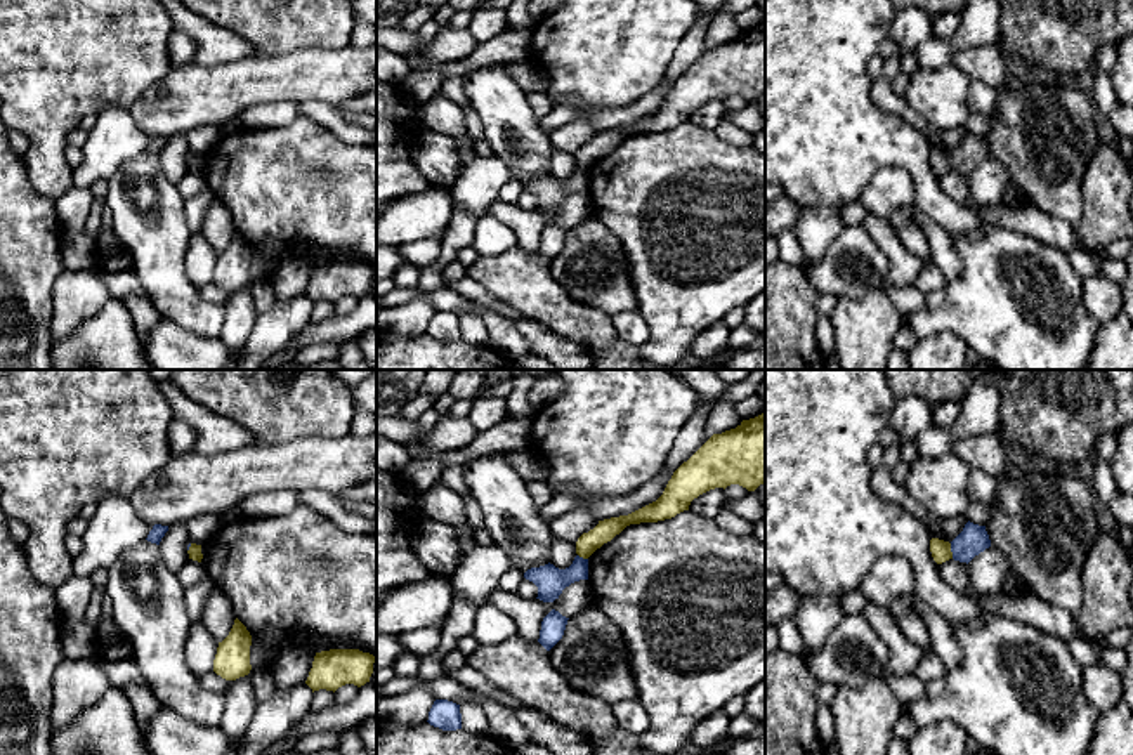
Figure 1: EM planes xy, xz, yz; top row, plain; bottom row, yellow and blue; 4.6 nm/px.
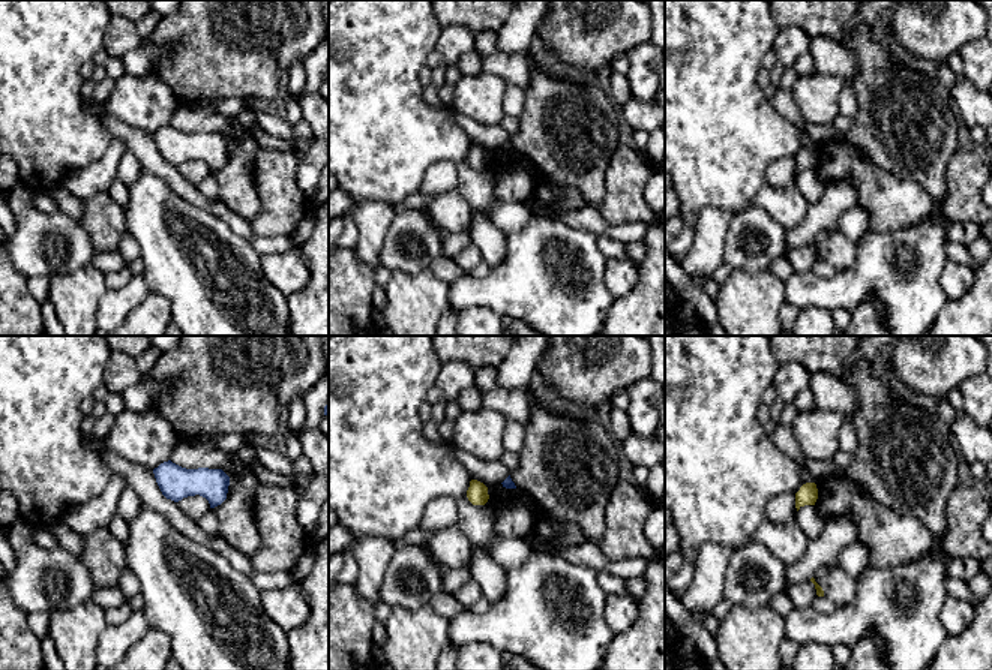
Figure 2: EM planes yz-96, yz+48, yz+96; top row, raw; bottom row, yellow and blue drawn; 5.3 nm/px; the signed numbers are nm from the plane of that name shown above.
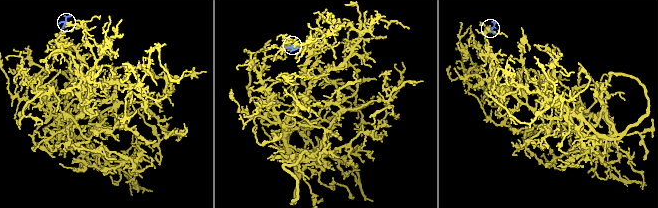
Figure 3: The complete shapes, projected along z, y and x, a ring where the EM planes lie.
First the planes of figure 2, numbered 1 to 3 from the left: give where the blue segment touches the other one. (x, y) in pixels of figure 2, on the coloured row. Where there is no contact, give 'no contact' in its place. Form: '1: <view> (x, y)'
1: no contact
2: no contact
3: no contact

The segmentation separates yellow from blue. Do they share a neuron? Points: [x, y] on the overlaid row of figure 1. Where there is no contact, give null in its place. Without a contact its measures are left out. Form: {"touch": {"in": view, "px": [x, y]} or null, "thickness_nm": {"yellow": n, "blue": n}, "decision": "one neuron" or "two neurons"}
{"touch": {"in": "yz", "px": [949, 551]}, "thickness_nm": {"yellow": 100, "blue": 140}, "decision": "one neuron"}

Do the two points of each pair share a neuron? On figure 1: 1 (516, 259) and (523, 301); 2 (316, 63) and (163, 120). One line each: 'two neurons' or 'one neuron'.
1: one neuron
2: one neuron

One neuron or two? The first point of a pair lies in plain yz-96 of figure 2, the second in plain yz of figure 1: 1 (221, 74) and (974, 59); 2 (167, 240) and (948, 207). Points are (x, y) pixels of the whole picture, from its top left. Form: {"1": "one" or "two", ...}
{"1": "two", "2": "two"}

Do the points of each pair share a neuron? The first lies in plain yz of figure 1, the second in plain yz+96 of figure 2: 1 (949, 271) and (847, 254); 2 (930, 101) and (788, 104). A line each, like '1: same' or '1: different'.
1: same
2: different

